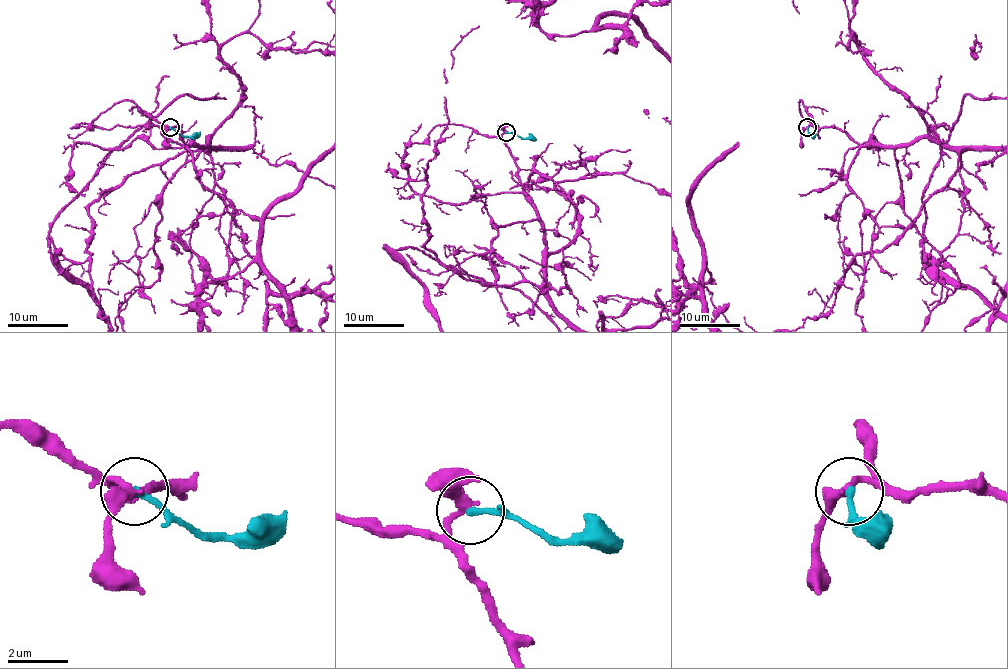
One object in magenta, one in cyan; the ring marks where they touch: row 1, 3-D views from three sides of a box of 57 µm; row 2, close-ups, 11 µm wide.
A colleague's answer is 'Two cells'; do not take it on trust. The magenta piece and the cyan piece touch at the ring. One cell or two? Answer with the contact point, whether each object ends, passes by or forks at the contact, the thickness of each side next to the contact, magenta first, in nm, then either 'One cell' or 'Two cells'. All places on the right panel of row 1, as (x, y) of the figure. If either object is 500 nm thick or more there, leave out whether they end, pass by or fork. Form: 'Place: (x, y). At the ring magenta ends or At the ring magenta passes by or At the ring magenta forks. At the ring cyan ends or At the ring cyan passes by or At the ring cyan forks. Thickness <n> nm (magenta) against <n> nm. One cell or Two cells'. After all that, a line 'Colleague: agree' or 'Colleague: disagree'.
Place: (807, 127). At the ring magenta passes by. At the ring cyan ends. Thickness 320 nm (magenta) against 240 nm. Two cells
Colleague: agree

